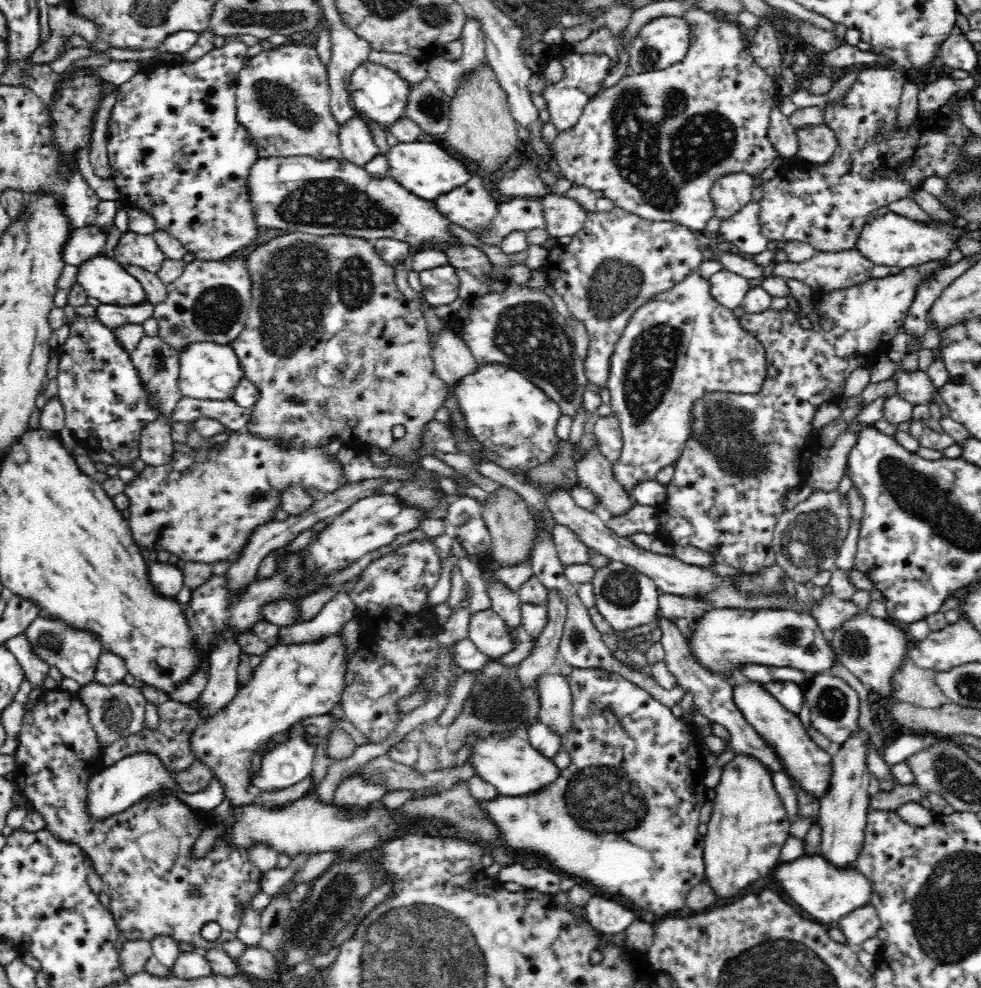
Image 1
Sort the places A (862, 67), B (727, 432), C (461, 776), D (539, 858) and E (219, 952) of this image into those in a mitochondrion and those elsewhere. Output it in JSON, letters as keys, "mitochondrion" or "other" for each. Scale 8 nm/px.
{"A":"other","B":"mitochondrion","C":"other","D":"other","E":"other"}

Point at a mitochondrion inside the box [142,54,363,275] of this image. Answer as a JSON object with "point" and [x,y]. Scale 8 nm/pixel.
{"point":[273,97]}

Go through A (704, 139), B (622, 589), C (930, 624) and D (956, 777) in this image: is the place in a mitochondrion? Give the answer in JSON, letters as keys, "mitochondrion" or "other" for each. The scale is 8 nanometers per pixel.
{"A":"mitochondrion","B":"mitochondrion","C":"other","D":"mitochondrion"}

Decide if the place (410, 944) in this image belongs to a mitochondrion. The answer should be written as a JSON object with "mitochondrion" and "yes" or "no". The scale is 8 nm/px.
{"mitochondrion":"yes"}

